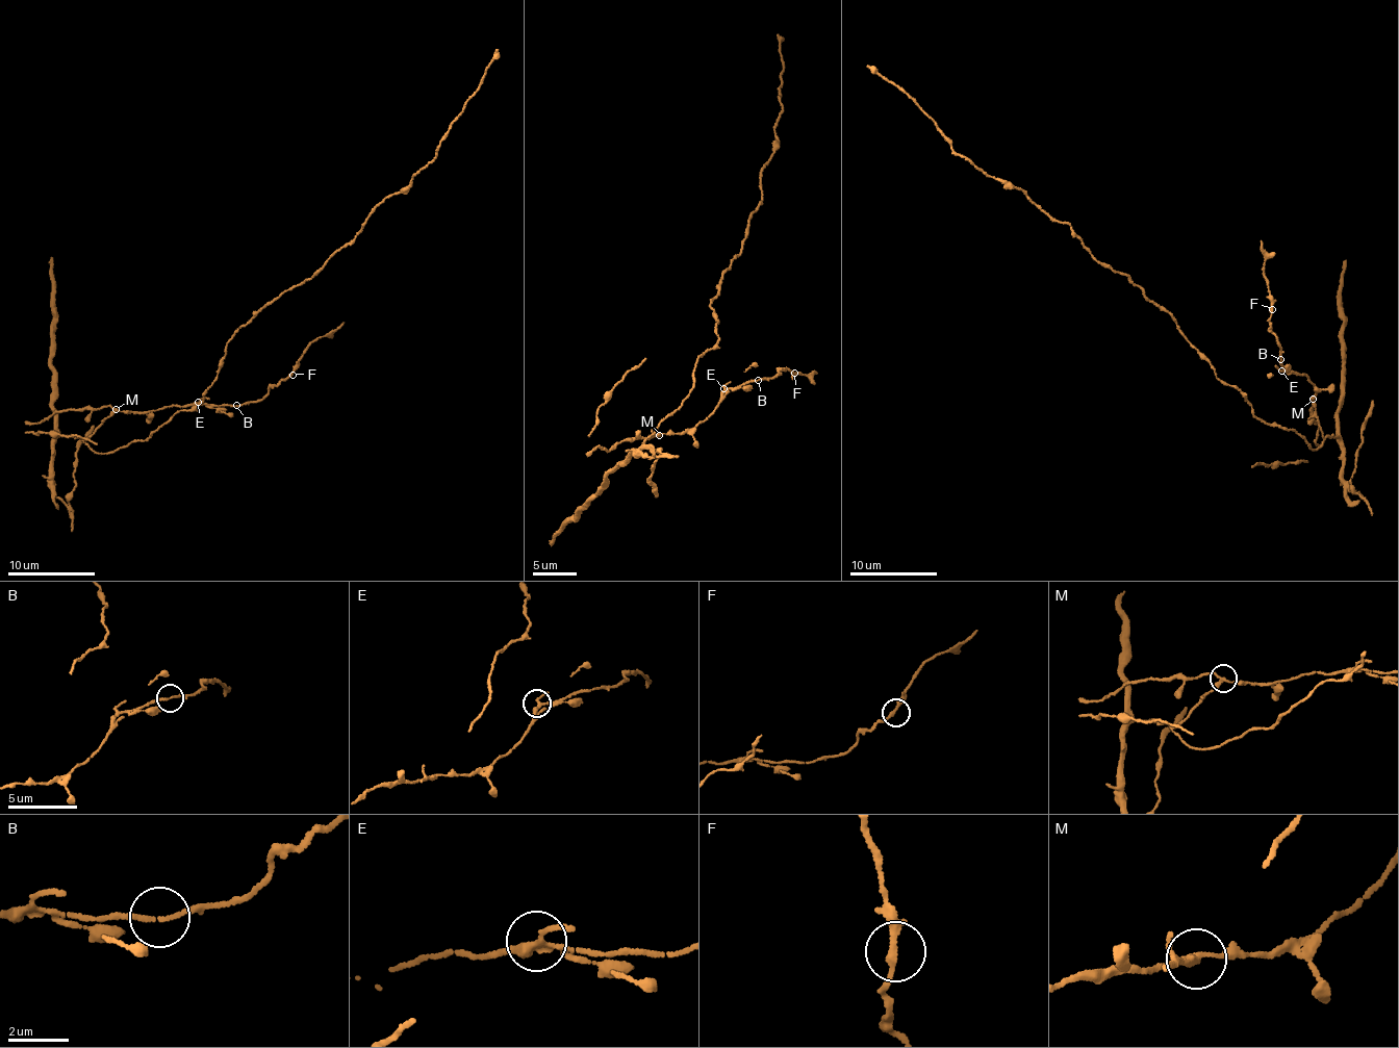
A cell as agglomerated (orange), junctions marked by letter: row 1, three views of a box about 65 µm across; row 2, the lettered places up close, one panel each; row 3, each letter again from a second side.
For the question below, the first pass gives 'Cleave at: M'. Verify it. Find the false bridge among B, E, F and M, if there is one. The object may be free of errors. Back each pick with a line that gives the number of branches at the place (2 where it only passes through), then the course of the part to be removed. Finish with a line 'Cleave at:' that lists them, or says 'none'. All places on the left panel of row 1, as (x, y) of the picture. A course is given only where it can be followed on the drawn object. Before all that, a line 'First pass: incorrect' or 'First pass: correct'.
First pass: correct
M: branches 3; course (116, 409), (84, 440), (93, 451), (142, 441), (201, 401), (240, 327), (322, 265), (434, 157), (499, 50)
Cleave at: M

